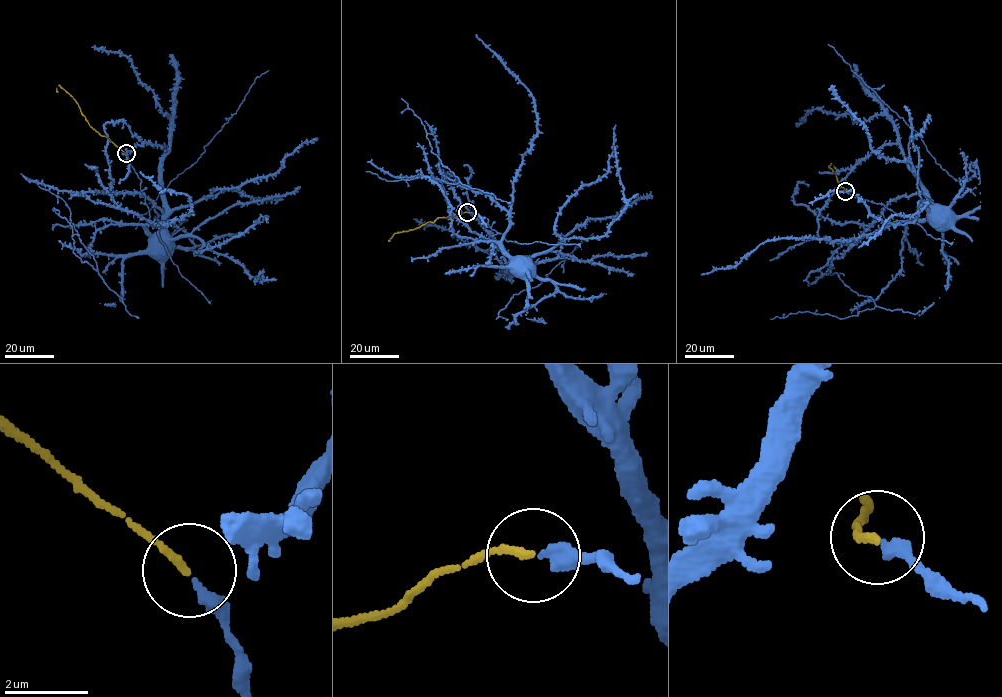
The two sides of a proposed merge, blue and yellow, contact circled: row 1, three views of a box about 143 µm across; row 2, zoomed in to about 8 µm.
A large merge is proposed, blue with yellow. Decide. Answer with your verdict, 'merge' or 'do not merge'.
merge

